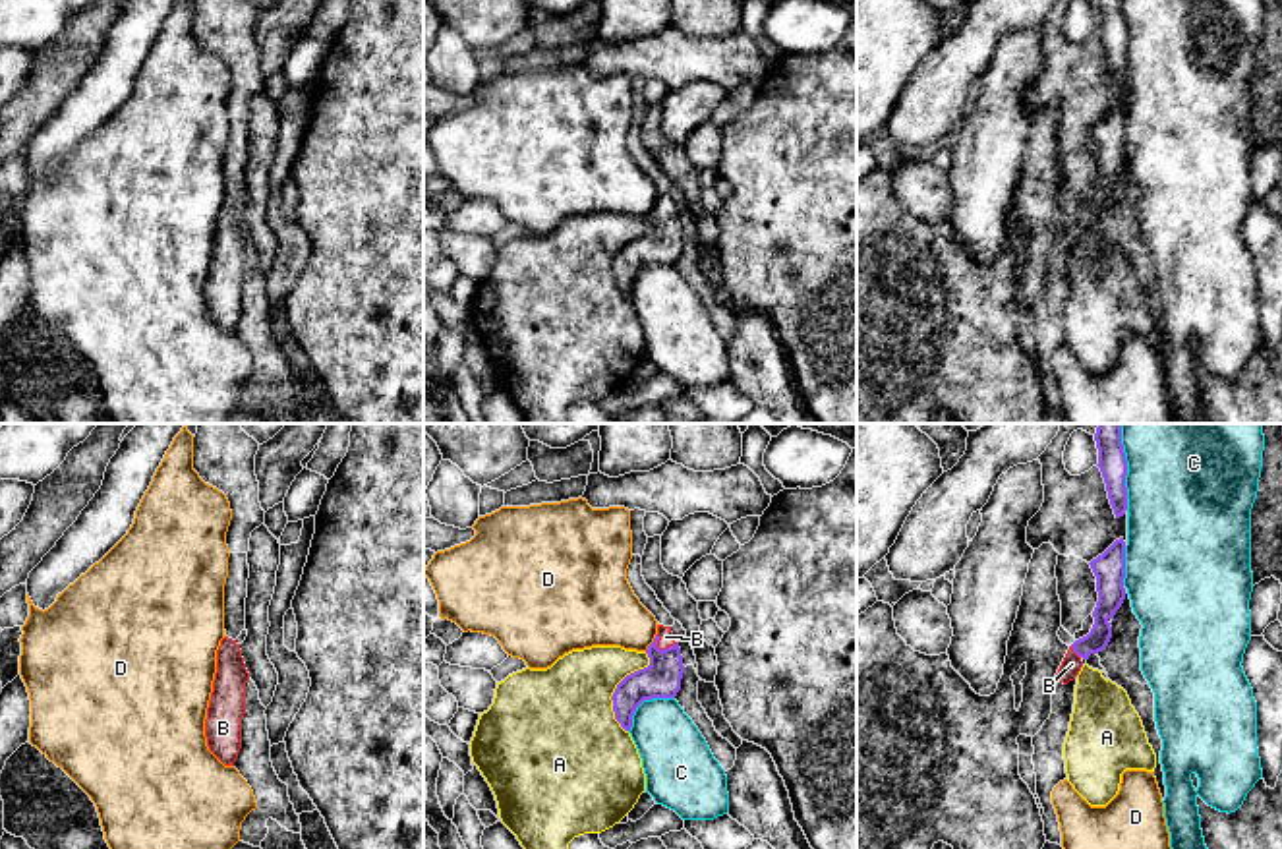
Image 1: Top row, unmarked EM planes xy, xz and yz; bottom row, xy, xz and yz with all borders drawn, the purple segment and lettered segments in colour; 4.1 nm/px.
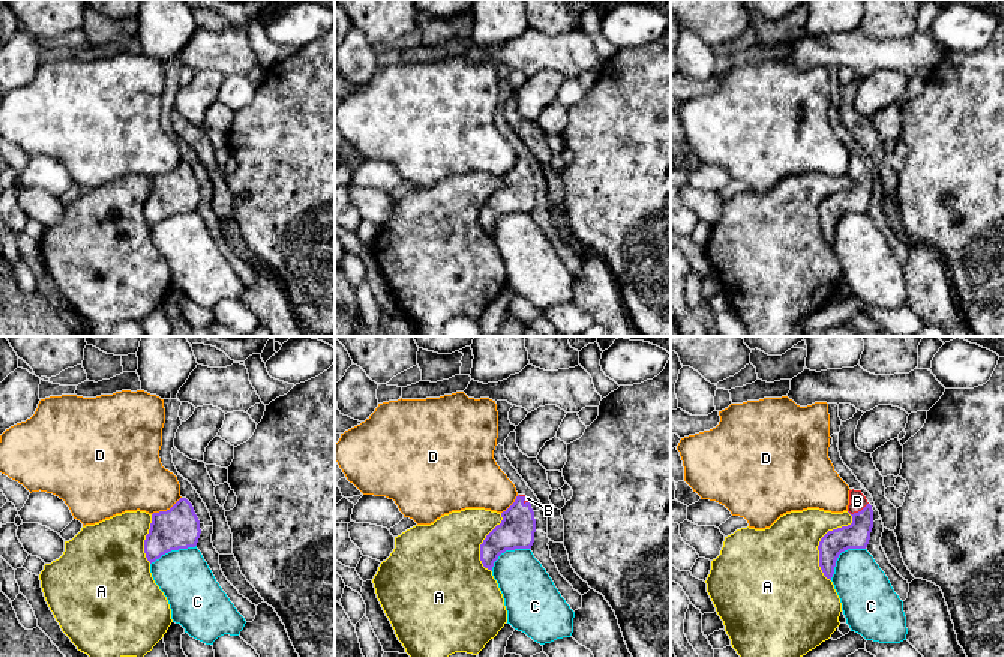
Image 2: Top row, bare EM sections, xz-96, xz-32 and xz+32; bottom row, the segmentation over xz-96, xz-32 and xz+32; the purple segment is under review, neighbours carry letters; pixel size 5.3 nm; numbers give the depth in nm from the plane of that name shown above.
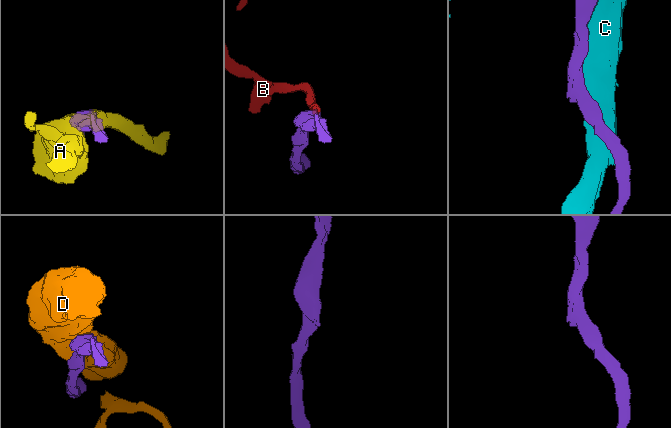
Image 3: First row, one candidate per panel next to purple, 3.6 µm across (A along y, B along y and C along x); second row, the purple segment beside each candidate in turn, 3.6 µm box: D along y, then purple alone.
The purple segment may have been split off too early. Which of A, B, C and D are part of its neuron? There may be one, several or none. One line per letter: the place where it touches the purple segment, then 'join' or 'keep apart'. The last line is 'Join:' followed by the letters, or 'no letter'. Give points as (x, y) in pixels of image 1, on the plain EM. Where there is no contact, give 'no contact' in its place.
A: contact xz (617, 254); keep apart
B: contact xz (662, 217); join
C: contact yz (1126, 39); keep apart
D: contact xz (652, 209); keep apart
Join: B

